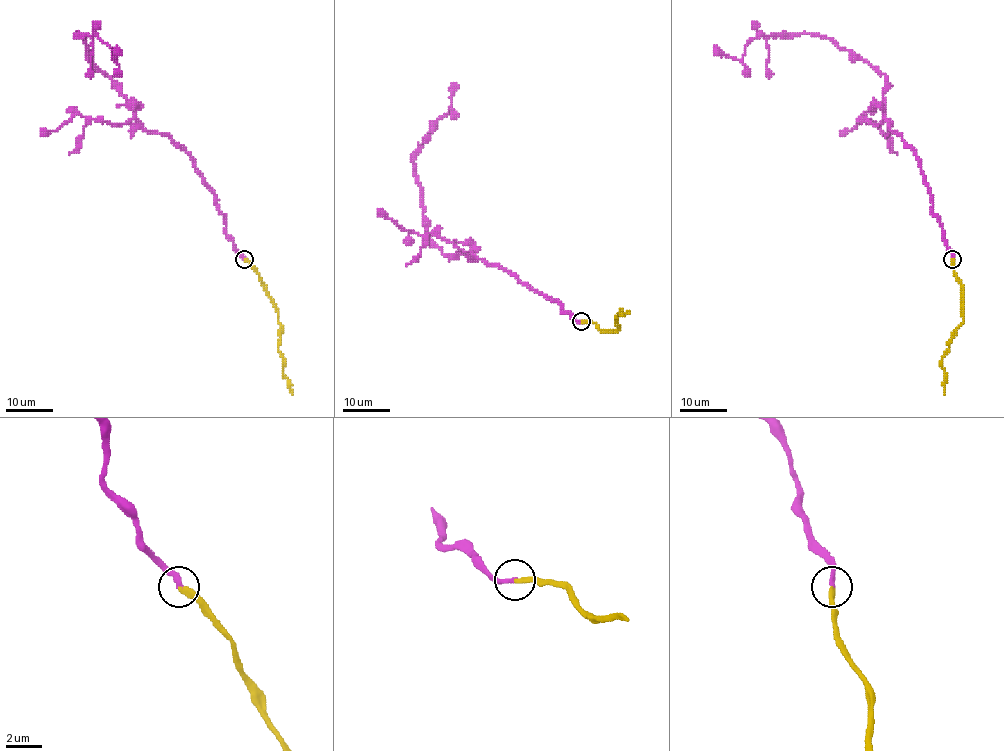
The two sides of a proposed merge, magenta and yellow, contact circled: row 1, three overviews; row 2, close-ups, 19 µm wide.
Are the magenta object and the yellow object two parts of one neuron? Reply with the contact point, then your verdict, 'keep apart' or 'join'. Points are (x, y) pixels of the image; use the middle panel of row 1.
place (581, 321); join

